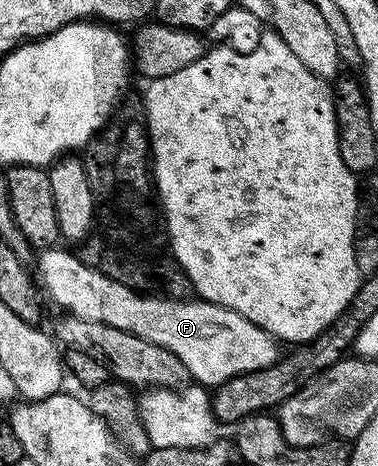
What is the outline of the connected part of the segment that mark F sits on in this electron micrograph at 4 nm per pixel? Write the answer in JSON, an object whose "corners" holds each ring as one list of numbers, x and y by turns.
{"corners":[[62,247,44,250,35,265,35,277,43,290,44,296,54,301,68,316,79,319,91,319,99,323,107,323,111,327,119,327,119,331,127,331,131,335,139,335,139,339,147,339,147,343,155,343,171,355,179,359,179,363,194,382,206,387,216,387,235,376,243,376,247,372,255,372,271,367,279,358,279,342,263,327,255,327,251,319,243,319,235,311,222,305,200,299,178,299,176,297,144,297,136,293,136,288,119,283,115,278,102,273,100,269,85,264,76,252,68,253]]}

